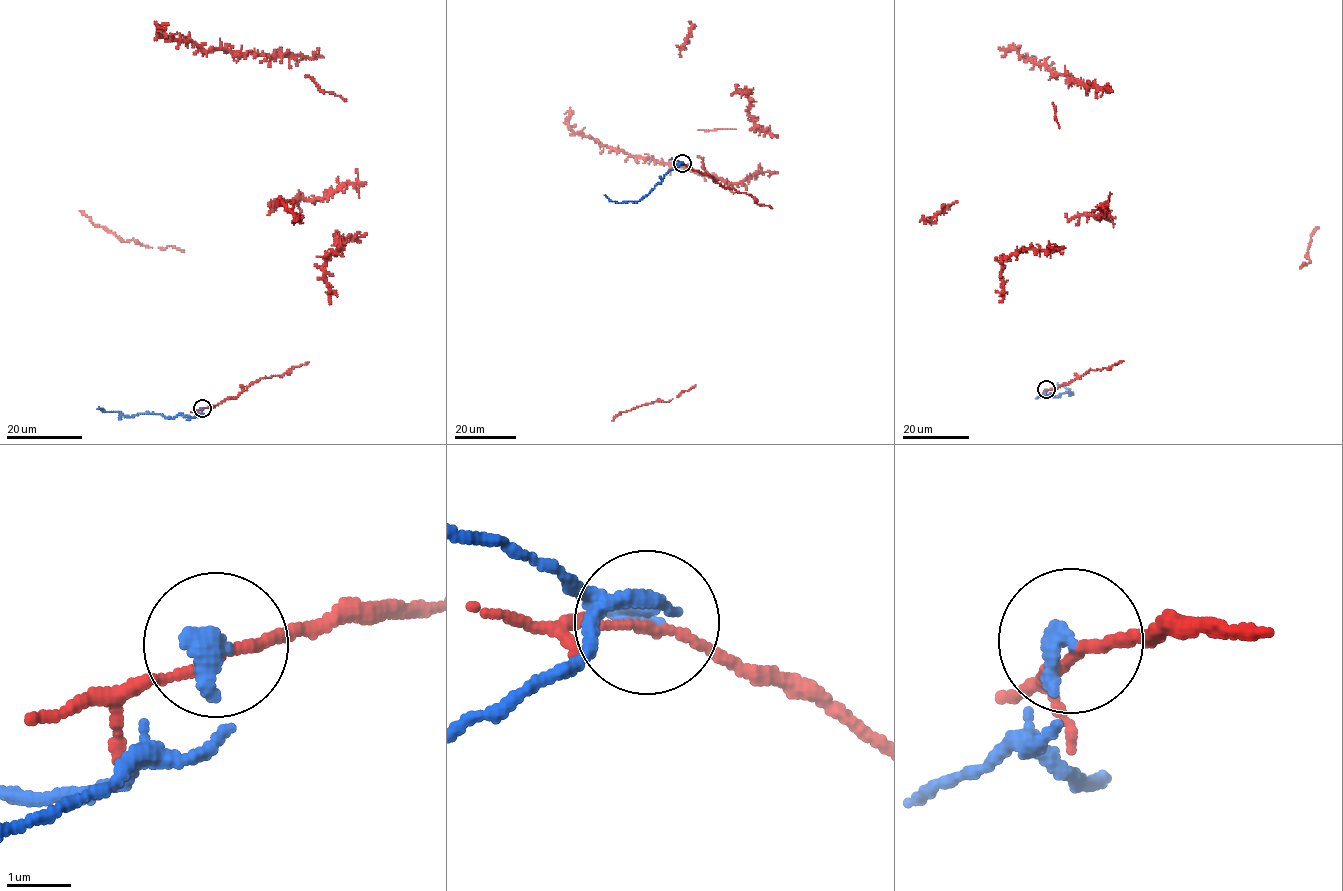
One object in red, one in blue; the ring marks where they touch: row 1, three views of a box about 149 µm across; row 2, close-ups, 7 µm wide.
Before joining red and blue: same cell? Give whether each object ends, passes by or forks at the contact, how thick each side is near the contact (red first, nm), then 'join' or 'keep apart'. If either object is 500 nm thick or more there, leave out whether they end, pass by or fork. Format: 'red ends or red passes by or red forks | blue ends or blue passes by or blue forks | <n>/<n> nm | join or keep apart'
red passes by | blue ends | 130/320 nm | keep apart

